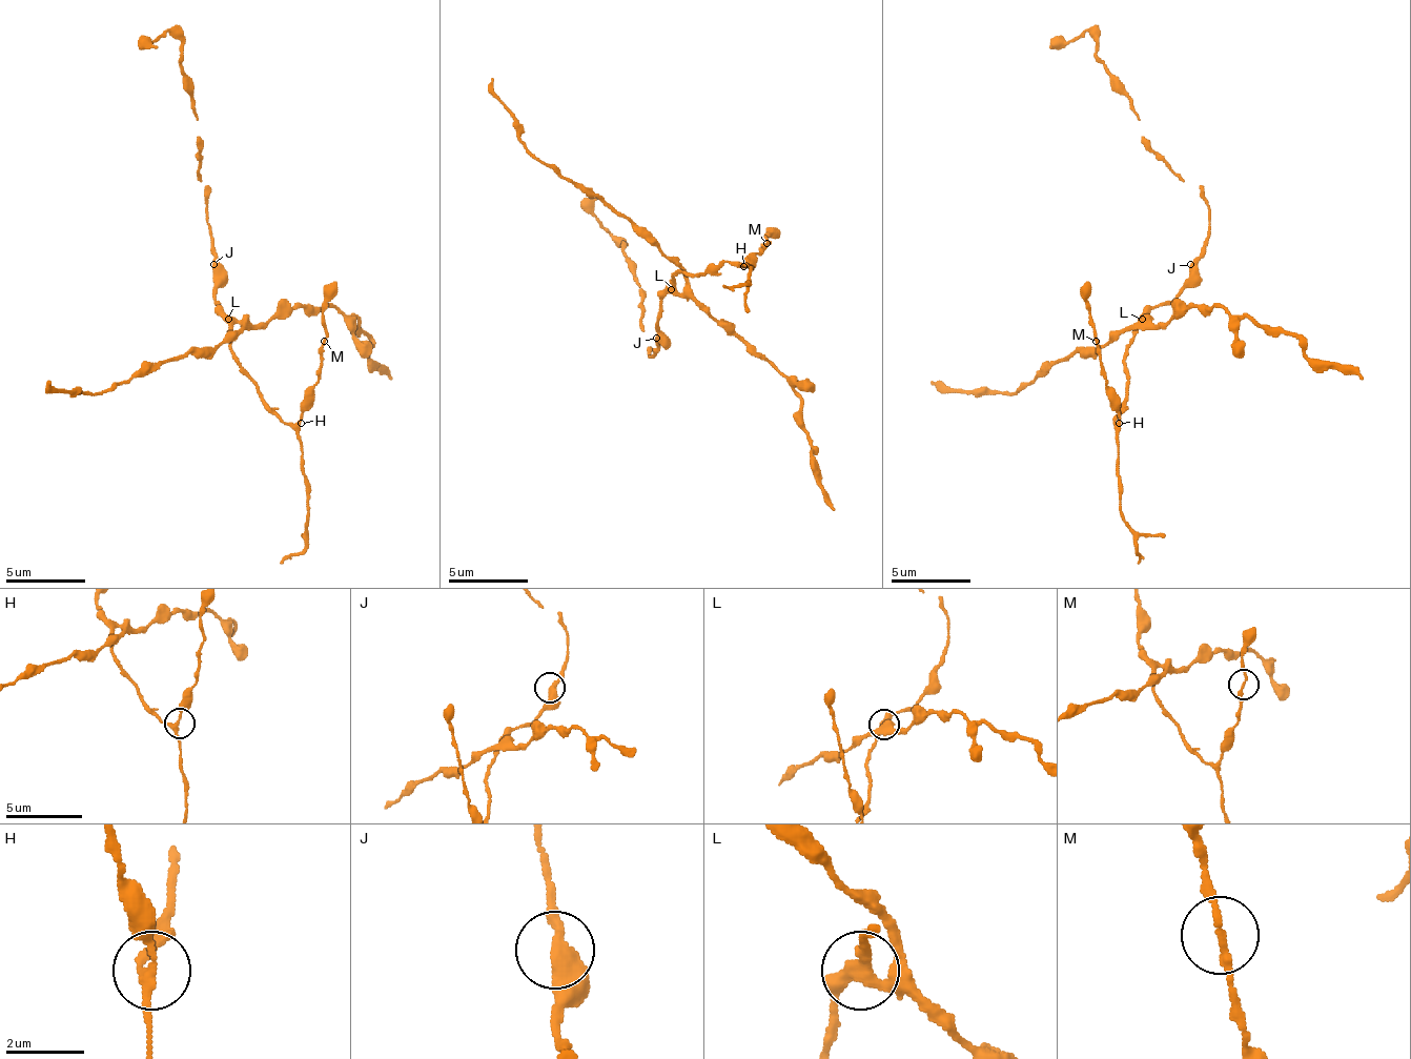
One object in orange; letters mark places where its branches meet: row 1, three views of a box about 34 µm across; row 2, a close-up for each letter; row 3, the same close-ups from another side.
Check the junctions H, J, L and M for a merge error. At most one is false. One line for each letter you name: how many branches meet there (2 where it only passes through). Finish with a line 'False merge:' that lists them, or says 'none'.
L: Branches: 3
False merge: L

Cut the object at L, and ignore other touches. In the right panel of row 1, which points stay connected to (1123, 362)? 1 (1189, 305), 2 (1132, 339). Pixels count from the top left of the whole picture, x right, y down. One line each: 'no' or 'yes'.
1: no
2: yes

